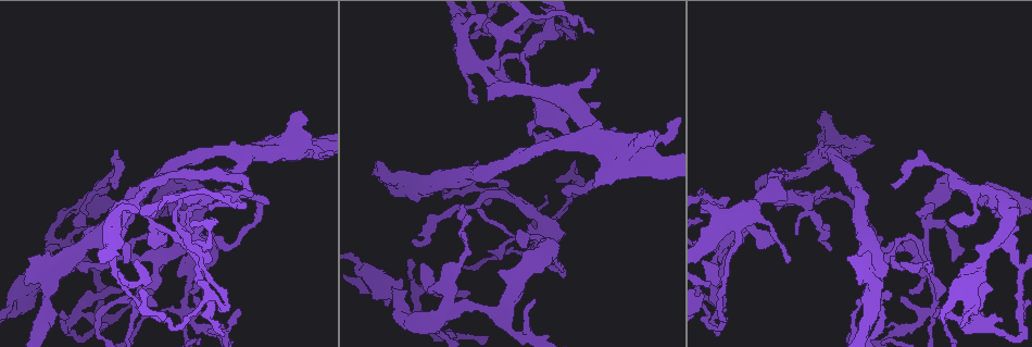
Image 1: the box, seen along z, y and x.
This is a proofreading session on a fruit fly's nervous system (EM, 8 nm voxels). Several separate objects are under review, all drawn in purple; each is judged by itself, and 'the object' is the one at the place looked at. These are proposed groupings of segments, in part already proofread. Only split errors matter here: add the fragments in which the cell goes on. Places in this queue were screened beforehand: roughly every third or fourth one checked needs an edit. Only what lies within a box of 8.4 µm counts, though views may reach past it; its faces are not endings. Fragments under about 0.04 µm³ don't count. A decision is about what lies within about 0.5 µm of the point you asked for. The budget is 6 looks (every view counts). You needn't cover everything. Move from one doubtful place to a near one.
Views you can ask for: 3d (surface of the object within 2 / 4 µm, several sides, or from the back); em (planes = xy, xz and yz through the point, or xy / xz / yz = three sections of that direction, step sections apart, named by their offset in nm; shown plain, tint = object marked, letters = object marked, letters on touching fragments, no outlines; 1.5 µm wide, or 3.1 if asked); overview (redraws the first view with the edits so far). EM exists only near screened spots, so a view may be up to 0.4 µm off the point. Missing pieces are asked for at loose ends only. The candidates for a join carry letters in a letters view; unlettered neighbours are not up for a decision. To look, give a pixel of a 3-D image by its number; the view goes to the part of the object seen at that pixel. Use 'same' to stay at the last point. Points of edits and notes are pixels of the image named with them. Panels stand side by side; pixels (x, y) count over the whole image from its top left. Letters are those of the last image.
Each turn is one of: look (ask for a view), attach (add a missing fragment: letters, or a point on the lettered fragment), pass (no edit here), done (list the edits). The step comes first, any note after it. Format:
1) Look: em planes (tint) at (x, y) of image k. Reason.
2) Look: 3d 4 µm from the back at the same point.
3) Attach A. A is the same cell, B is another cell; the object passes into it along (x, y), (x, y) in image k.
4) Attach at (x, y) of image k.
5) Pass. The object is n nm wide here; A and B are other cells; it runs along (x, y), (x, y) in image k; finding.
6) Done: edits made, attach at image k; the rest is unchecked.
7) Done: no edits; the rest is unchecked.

Look: 3d 2 µm from the back at (535, 299) of image 1. Free end.

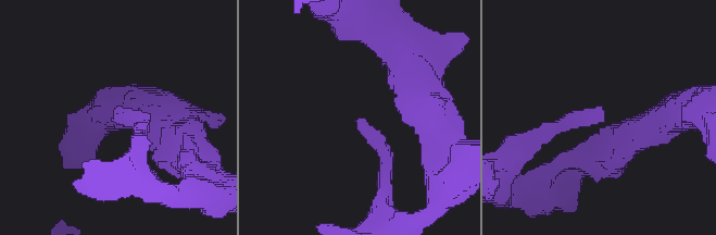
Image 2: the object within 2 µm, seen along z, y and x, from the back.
Look: em planes (letters) at (355, 120) of image 2.

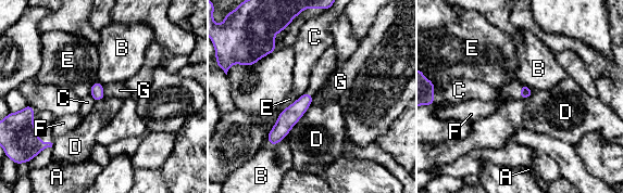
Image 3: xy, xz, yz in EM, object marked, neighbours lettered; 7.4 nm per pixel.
Pass. A, B, C, D, E, F and G are other cells; it runs along (308, 97), (287, 118), (272, 141) in image 3; no lettered fragment goes on from it.

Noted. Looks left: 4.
Look: 3d 2 µm at (594, 185) of image 1. Thick end.

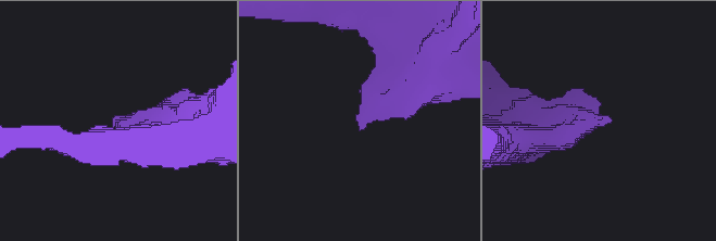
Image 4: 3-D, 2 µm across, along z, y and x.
Look: em planes (letters) at (360, 127) of image 4.

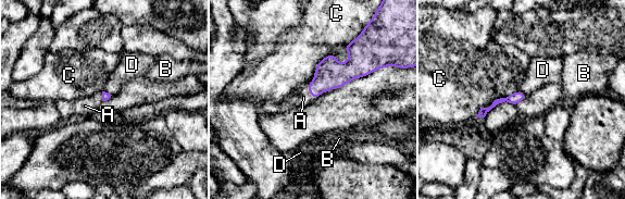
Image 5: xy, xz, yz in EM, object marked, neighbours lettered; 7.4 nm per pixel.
Attach A. A is the same cell, B, C and D are other cells; the object passes into it along (329, 74), (309, 90), (303, 97) in image 5; it goes on there.

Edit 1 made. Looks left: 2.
Look: overview.

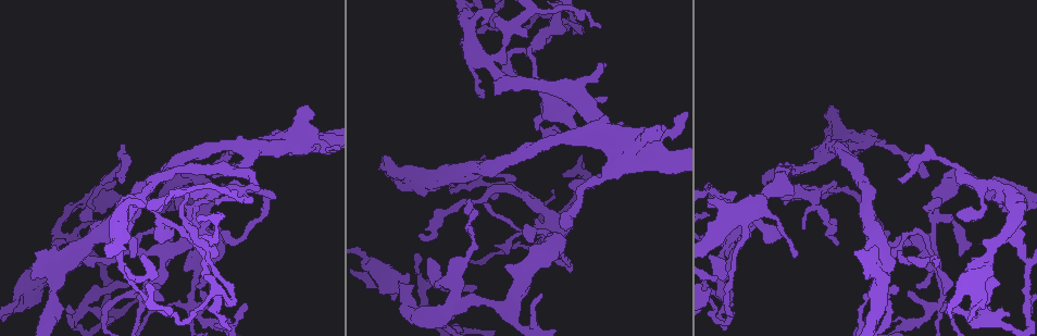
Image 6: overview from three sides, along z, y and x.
Look: em planes (letters) at (134, 256) of image 6.

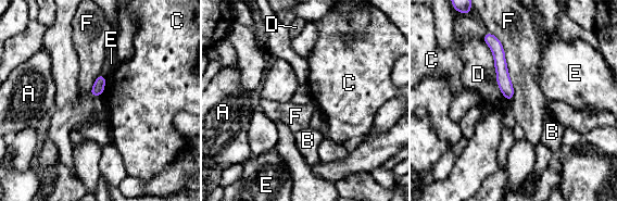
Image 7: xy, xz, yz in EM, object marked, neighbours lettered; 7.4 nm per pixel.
Pass. The longest contact is with F, 550 nm; A, B, C, D, E and F are other cells; it runs along (488, 36), (499, 53), (510, 97) in image 7; no lettered fragment goes on from it.

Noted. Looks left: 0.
Done: edits made, attach at image 5; the rest is unchecked.

